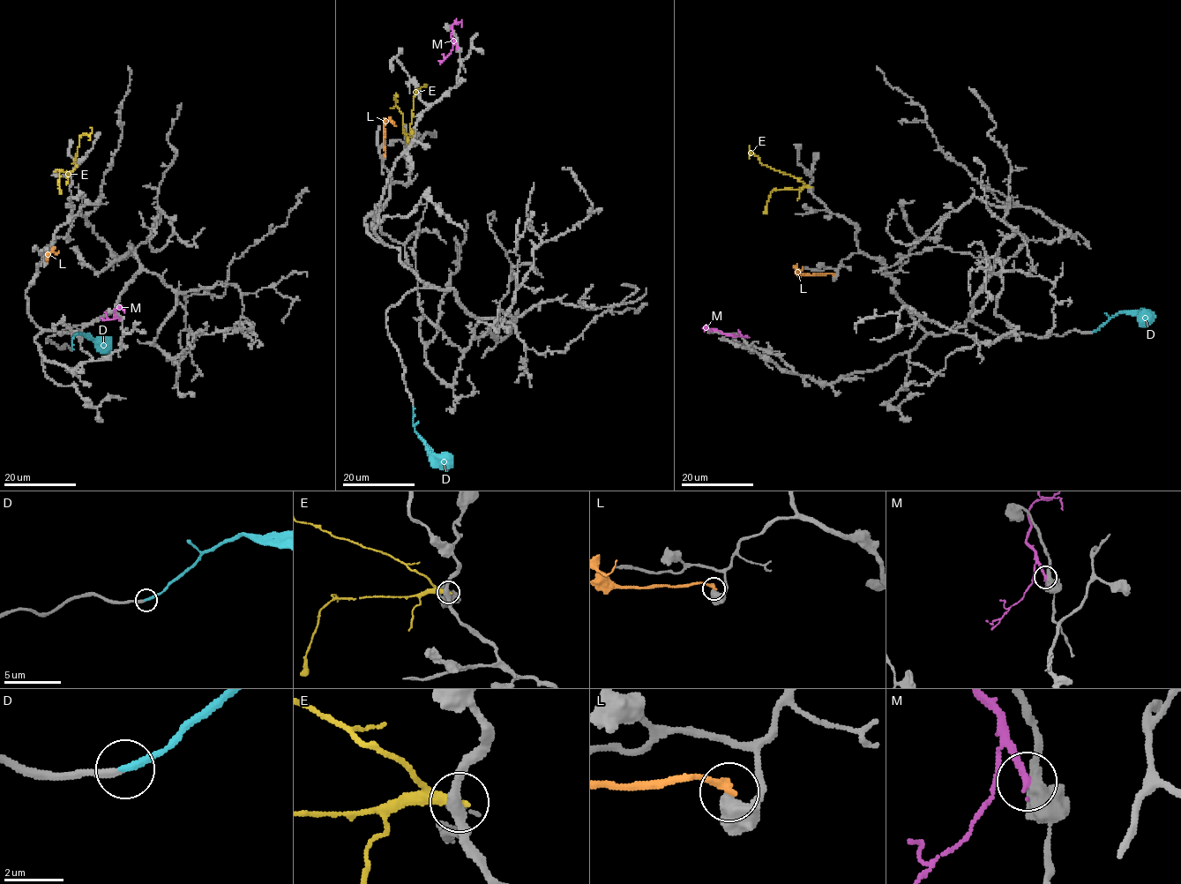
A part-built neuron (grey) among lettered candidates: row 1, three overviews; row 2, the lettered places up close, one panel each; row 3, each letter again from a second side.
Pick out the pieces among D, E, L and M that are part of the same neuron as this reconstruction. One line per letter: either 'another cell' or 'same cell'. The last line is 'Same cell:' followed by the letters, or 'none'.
D: same cell
E: another cell
L: another cell
M: another cell
Same cell: D

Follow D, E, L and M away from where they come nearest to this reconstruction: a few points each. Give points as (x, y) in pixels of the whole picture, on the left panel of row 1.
D: (72, 349), (72, 338), (80, 333), (111, 346)
E: (71, 174), (76, 166), (73, 160), (78, 139), (83, 133), (89, 135), (90, 128)
L: (46, 261), (51, 251), (56, 254), (59, 250)
M: (119, 318), (114, 313), (115, 309), (123, 309), (124, 312)

